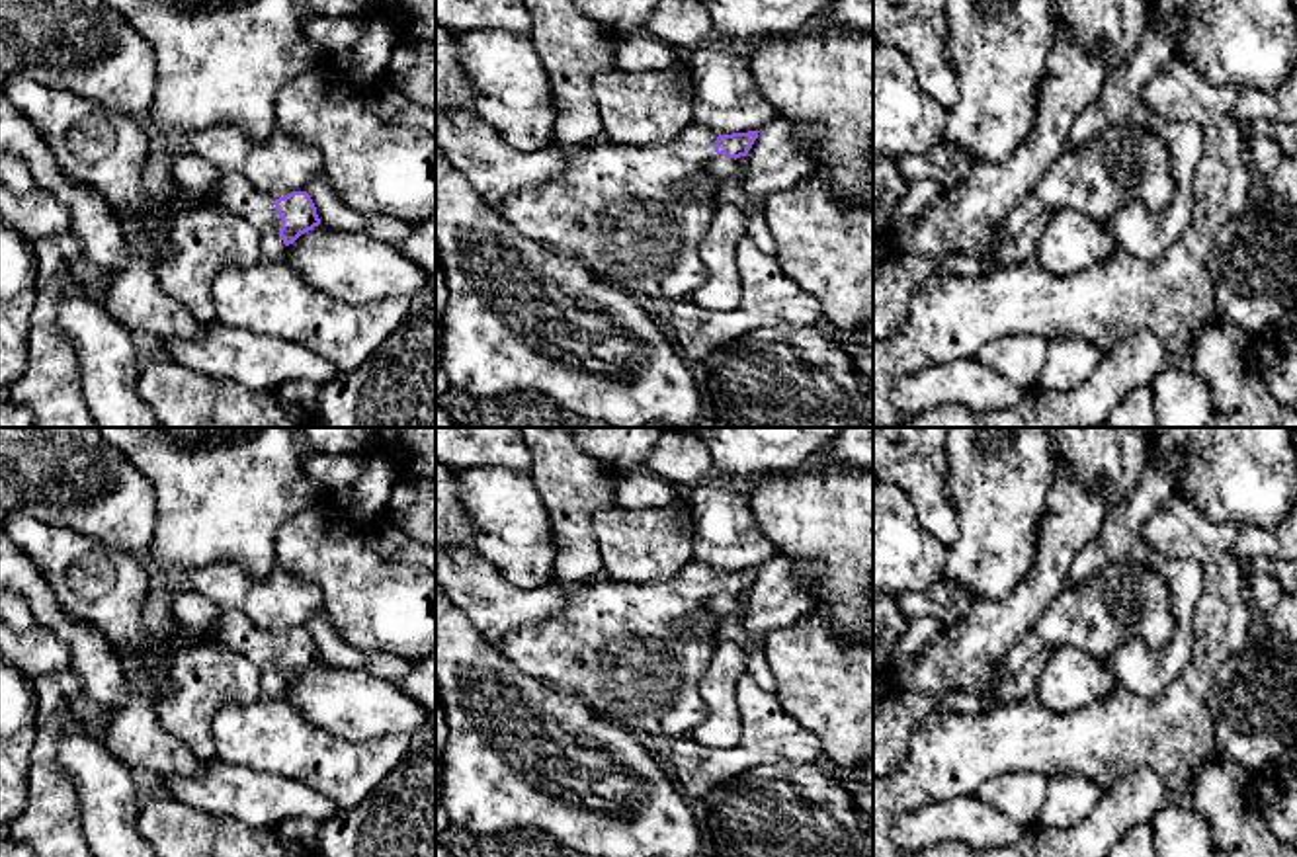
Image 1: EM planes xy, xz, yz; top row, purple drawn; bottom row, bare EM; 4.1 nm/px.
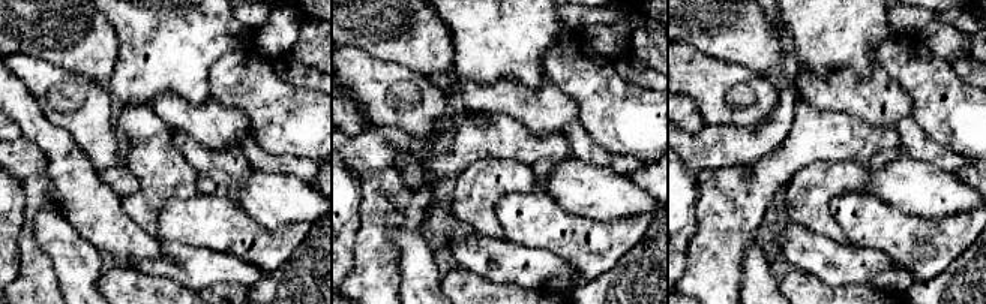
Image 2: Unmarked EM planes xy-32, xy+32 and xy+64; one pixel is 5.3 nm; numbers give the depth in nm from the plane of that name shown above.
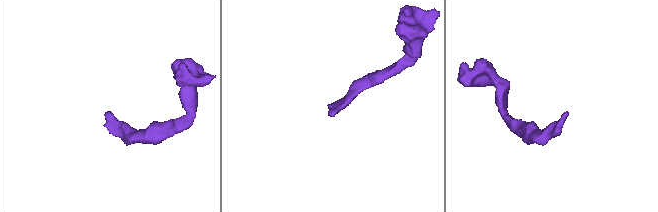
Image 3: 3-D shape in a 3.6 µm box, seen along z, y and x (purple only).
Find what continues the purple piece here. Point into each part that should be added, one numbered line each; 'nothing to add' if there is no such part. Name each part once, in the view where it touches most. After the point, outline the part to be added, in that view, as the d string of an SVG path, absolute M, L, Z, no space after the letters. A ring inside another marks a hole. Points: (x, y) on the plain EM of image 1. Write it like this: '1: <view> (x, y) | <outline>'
1: xy (233, 629) | M219 607L219 617L213 625L213 642L242 654L258 668L281 660L275 648L275 636L260 631L238 609Z

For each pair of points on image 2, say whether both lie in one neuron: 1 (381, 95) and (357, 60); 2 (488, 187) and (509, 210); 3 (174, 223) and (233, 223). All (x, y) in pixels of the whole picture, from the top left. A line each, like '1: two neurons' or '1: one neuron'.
1: one neuron
2: two neurons
3: one neuron

